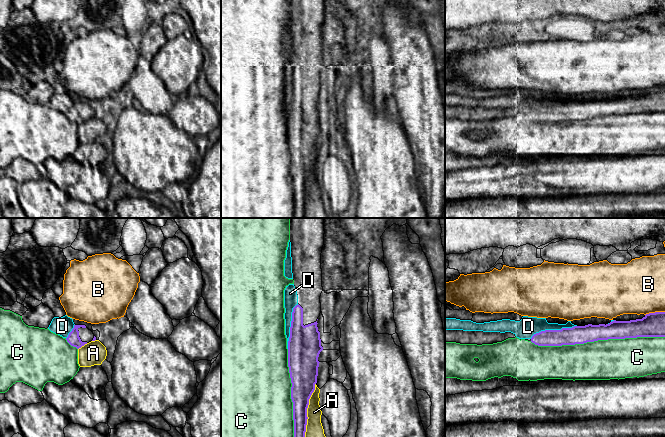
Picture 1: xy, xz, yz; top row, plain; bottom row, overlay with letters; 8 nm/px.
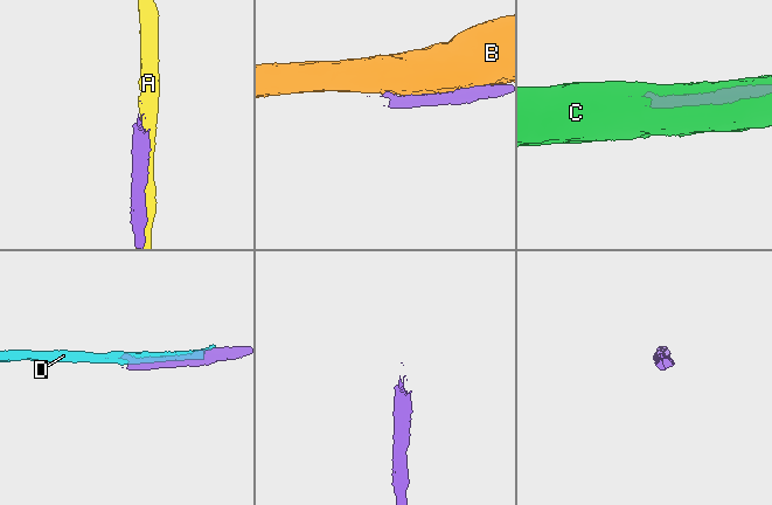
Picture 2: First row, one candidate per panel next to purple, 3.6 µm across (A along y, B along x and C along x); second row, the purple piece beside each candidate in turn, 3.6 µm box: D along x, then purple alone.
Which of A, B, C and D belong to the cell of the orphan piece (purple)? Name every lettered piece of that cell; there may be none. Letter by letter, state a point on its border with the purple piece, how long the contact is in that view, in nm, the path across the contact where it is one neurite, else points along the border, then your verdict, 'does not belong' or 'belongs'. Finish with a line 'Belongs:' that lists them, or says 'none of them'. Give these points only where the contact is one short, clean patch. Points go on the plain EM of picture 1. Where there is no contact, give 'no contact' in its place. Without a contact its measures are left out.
A: xz (306, 188) | 480 nm | does not belong
B: yz (655, 88) | 160 nm | does not belong
C: yz (597, 116) | 1100 nm | does not belong
D: yz (553, 106) | 400 nm | does not belong
Belongs: none of them

